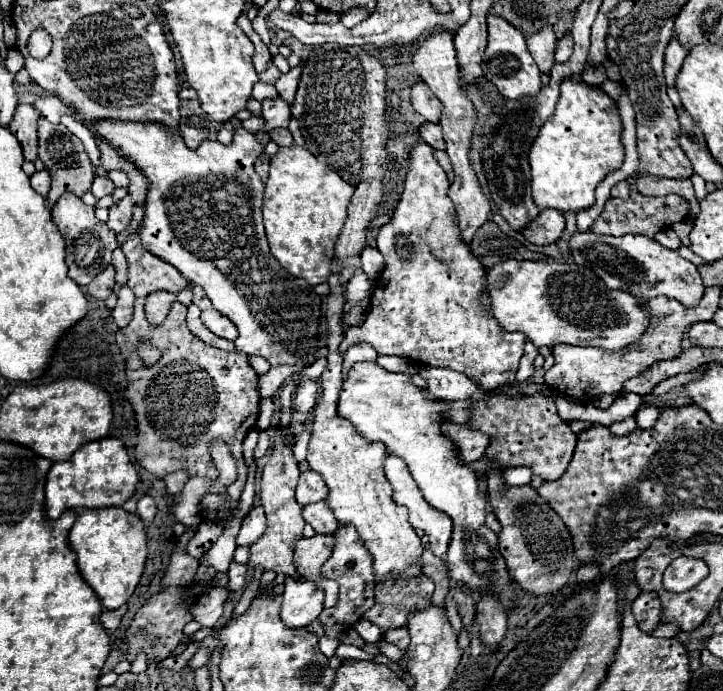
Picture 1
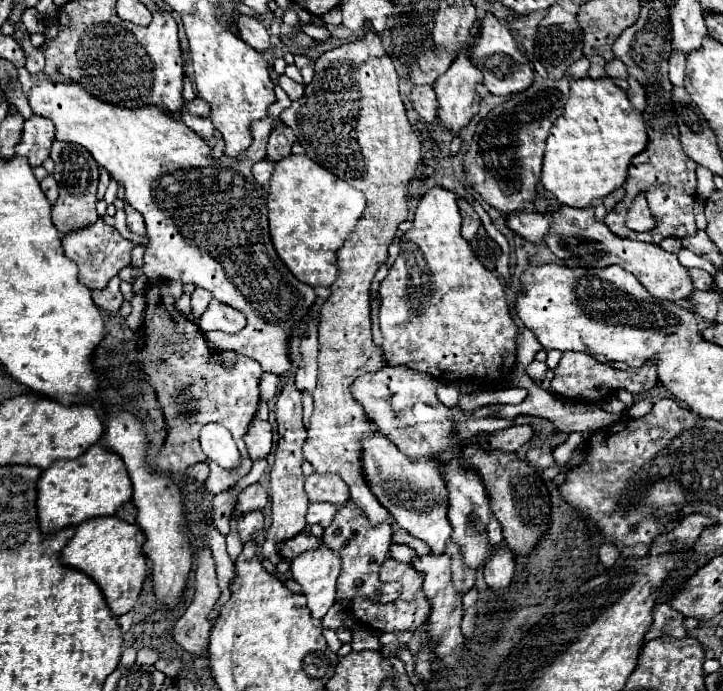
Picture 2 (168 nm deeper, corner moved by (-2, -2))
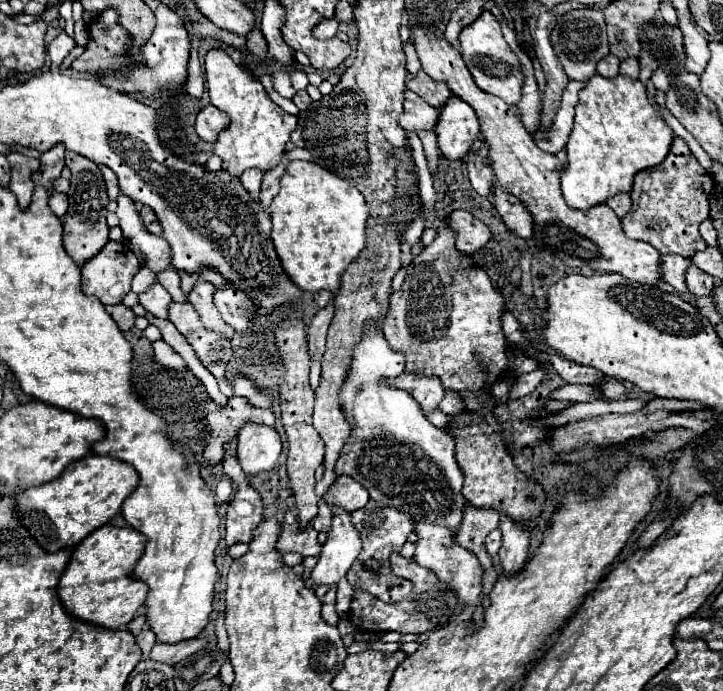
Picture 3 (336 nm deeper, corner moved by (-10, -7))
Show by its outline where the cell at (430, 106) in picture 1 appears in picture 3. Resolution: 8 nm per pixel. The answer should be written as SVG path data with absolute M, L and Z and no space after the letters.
M406 90L406 100L404 100L404 112L398 118L398 122L404 126L408 132L422 132L422 130L434 130L438 122L440 108L430 106L424 102L420 96L414 92Z

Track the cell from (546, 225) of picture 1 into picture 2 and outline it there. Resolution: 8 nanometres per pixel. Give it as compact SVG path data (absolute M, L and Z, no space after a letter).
M536 211L516 213L514 217L506 217L506 225L520 237L524 237L530 243L538 243L546 237L550 229L550 215L540 215Z

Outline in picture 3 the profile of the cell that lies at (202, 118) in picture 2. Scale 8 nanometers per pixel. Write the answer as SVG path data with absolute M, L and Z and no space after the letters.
M206 106L198 112L196 116L196 134L202 138L202 140L208 140L208 142L216 142L220 130L228 124L228 116L224 112L220 112L216 106Z

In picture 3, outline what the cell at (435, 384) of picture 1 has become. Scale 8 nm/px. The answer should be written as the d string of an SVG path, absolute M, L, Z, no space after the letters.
M609 378L601 386L602 392L610 400L626 400L628 395L624 386L616 379Z

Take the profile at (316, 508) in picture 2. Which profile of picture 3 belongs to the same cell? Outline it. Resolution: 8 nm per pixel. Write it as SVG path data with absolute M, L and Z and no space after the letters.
M320 502L320 510L318 510L318 516L314 518L312 526L318 532L328 532L330 526L332 526L332 518L334 518L334 512L330 510L330 506L326 502Z

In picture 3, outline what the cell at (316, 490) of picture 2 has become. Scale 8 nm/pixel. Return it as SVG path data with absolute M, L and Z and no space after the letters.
M342 474L328 488L328 492L322 496L322 500L330 506L338 506L338 508L344 508L346 512L352 512L352 510L366 506L366 502L370 498L368 498L368 490L364 486L360 486L354 478Z

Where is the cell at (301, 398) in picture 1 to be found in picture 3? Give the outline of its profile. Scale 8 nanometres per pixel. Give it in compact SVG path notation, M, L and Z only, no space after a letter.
M328 304L318 310L318 314L312 318L308 326L308 354L314 362L320 362L324 356L324 344L326 344L326 332L330 326L334 314L334 306Z

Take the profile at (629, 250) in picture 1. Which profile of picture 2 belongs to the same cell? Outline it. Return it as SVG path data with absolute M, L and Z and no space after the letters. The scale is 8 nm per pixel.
M536 197L536 211L538 213L550 213L552 223L550 231L544 237L546 247L558 257L558 259L580 259L580 267L608 267L608 265L620 265L628 273L634 273L634 277L646 287L648 293L660 299L680 301L686 299L694 287L688 277L688 269L680 265L678 257L674 253L664 251L658 245L642 243L642 241L630 241L614 235L602 221L596 221L594 207L586 209L566 209L564 205L558 205L556 209L546 203L546 197Z

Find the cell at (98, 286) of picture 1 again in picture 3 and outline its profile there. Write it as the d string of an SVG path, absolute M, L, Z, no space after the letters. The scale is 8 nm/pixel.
M112 304L112 306L106 306L106 312L114 318L114 322L120 326L120 330L130 330L134 326L134 312L132 308L124 306L124 304Z

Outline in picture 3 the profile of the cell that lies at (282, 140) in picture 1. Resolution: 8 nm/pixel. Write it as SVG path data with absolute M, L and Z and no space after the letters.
M288 152L282 154L282 160L278 166L270 168L268 172L264 172L264 178L262 178L262 192L260 192L260 202L264 208L270 206L272 198L278 194L278 186L280 186L280 178L286 170L286 164L288 164Z

